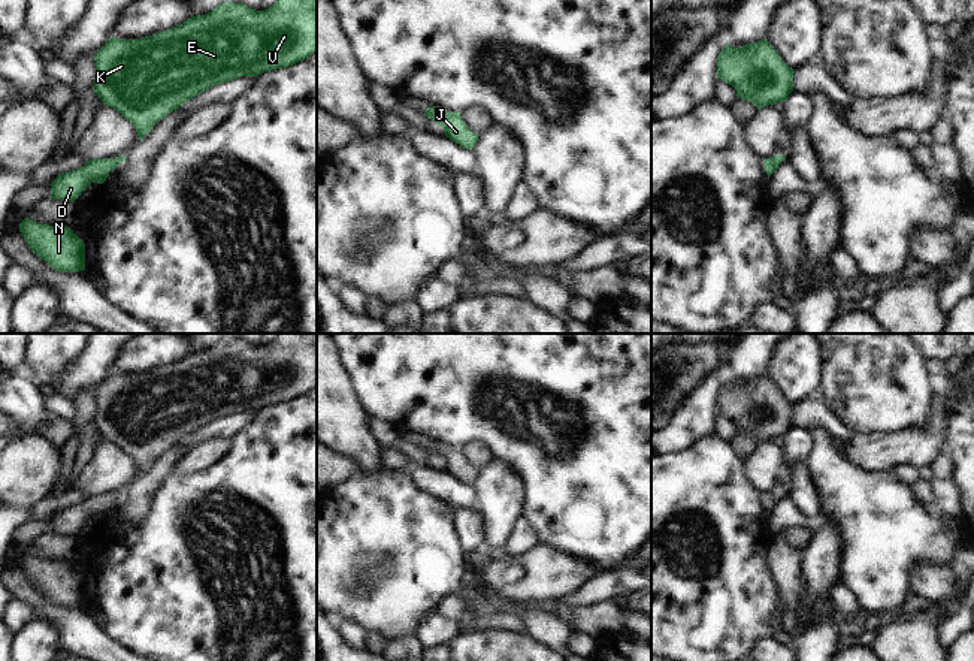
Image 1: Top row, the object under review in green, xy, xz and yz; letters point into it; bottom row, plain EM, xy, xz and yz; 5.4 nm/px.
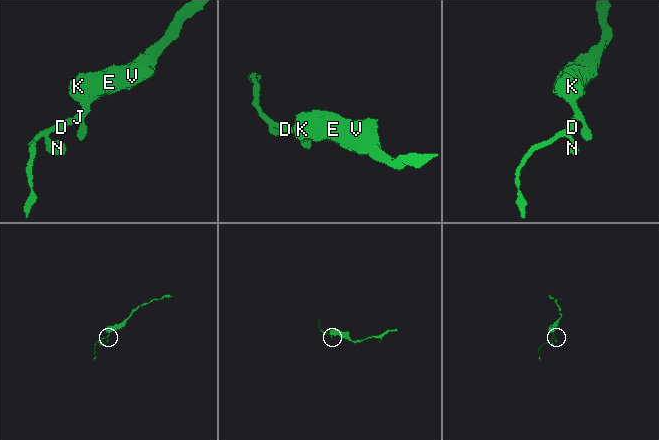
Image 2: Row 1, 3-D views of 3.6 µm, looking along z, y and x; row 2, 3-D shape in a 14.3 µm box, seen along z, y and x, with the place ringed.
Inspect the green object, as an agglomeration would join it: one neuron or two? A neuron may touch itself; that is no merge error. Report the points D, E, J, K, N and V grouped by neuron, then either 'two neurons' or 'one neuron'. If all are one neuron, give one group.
groups D E J K N V; one neuron

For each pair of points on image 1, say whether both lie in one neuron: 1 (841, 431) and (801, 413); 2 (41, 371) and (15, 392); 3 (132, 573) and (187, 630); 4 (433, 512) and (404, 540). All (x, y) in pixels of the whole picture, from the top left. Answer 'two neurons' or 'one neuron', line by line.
1: one neuron
2: two neurons
3: one neuron
4: one neuron

